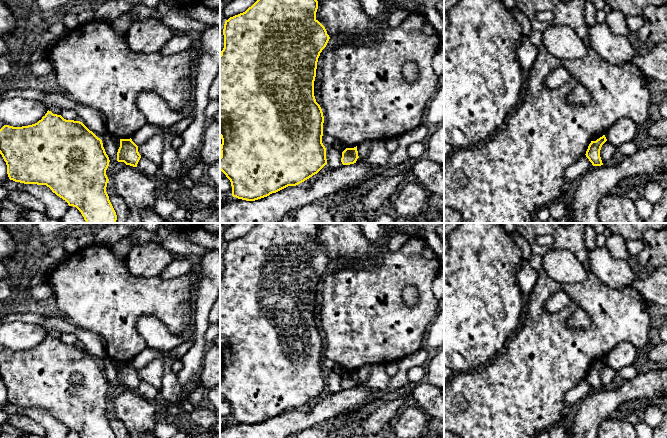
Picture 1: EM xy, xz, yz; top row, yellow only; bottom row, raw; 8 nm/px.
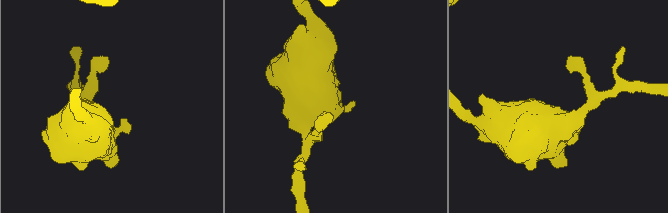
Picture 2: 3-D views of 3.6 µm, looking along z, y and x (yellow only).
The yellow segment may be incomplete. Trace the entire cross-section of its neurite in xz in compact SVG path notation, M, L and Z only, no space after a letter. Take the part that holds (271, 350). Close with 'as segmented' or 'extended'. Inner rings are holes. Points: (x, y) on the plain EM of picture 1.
M258 223L245 236L225 245L224 272L220 278L220 394L230 404L232 420L255 425L276 417L288 410L296 410L317 398L326 388L326 372L322 367L324 340L314 320L317 286L330 261L325 251L316 243L316 223Z; as segmented

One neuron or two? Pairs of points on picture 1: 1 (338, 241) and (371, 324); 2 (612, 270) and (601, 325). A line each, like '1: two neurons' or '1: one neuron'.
1: two neurons
2: two neurons

